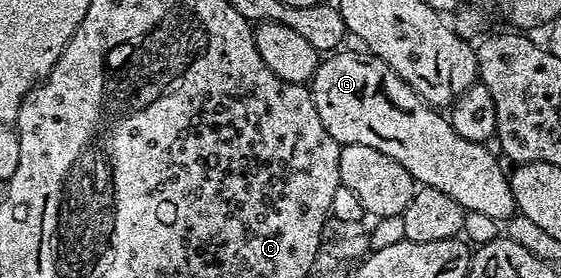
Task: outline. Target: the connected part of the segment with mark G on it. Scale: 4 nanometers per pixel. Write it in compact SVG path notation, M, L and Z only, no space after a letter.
M335 51L324 56L319 62L317 71L309 82L311 98L317 107L317 115L321 115L321 123L325 123L325 131L333 135L340 146L360 145L373 147L381 151L381 155L389 155L389 159L397 159L405 171L420 186L428 185L437 191L449 195L466 212L477 211L481 215L489 215L496 223L506 223L516 216L515 200L511 190L508 170L499 166L500 158L487 150L486 144L470 141L457 131L453 131L450 120L443 117L438 108L427 104L423 98L409 87L381 59L372 57L366 52L343 53Z

